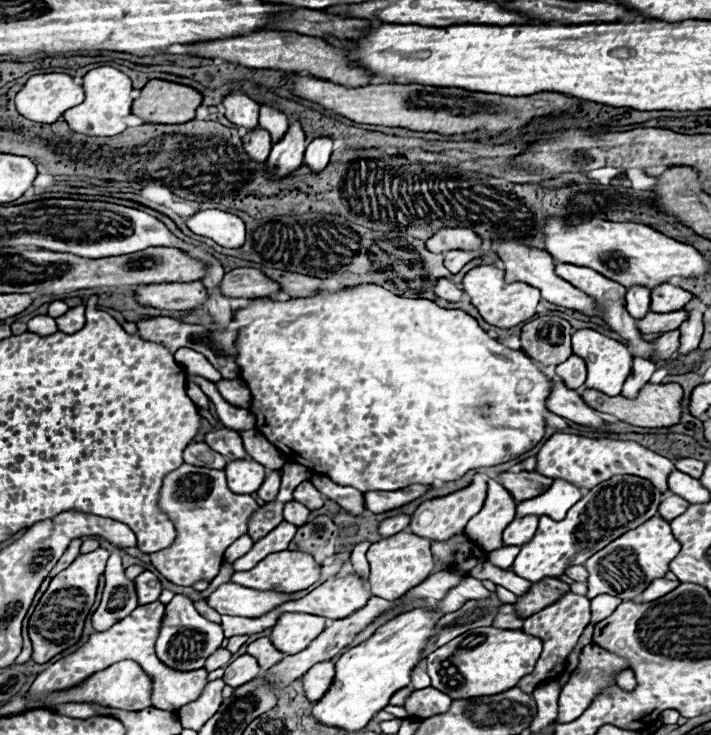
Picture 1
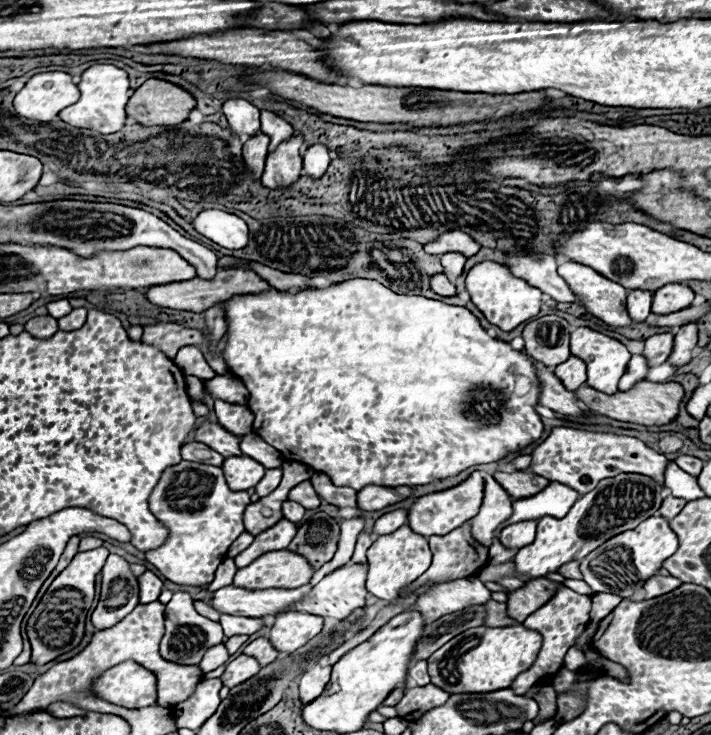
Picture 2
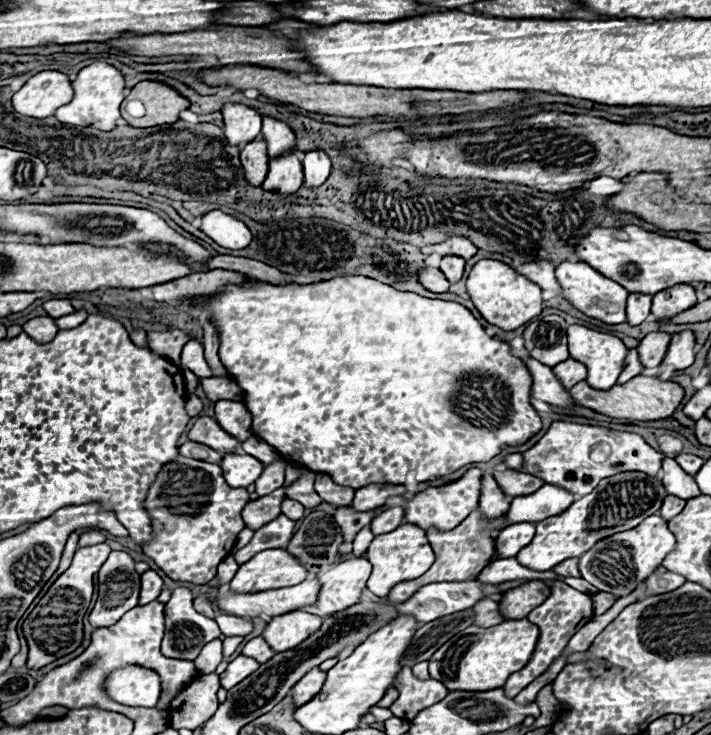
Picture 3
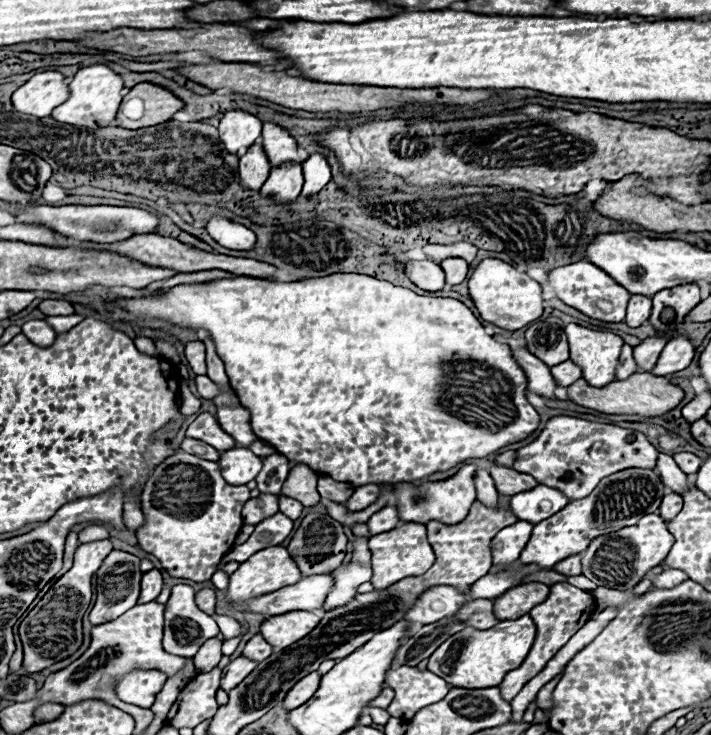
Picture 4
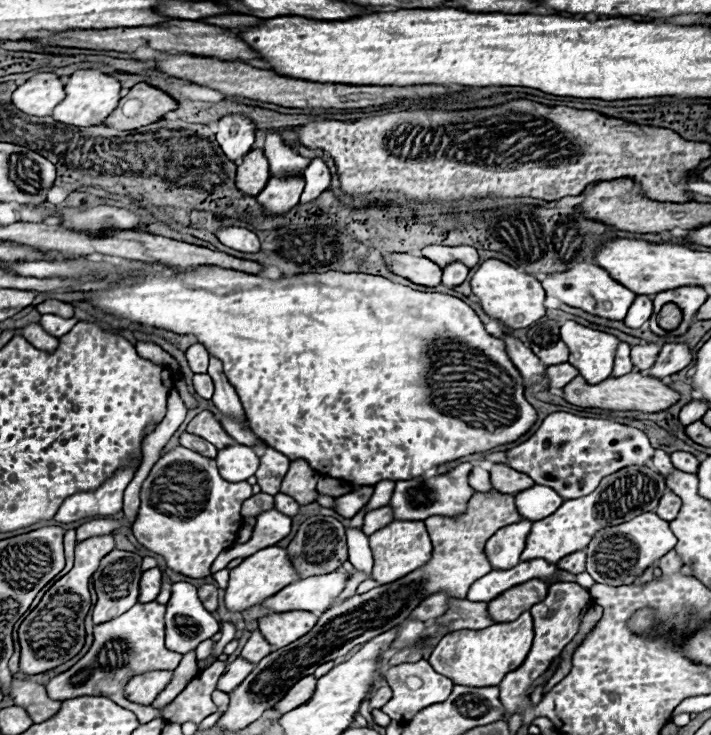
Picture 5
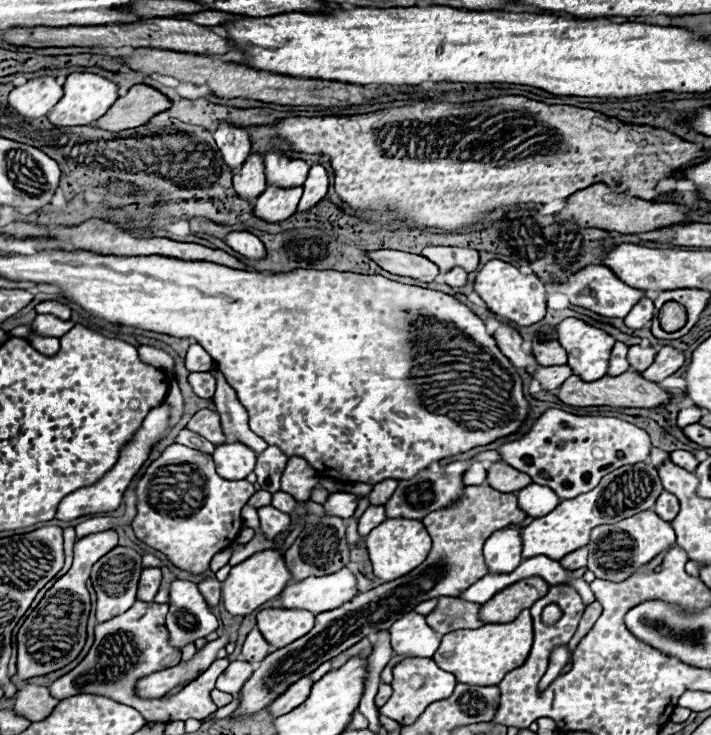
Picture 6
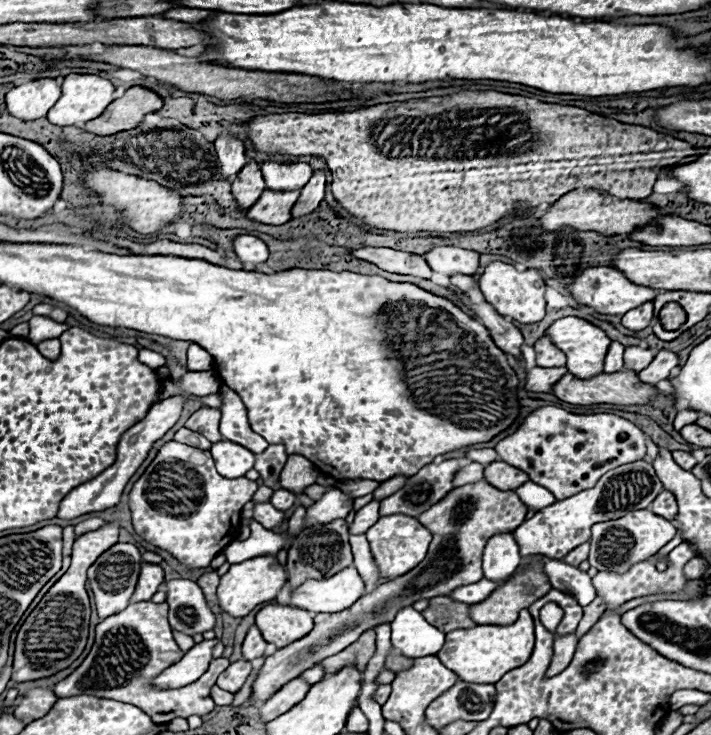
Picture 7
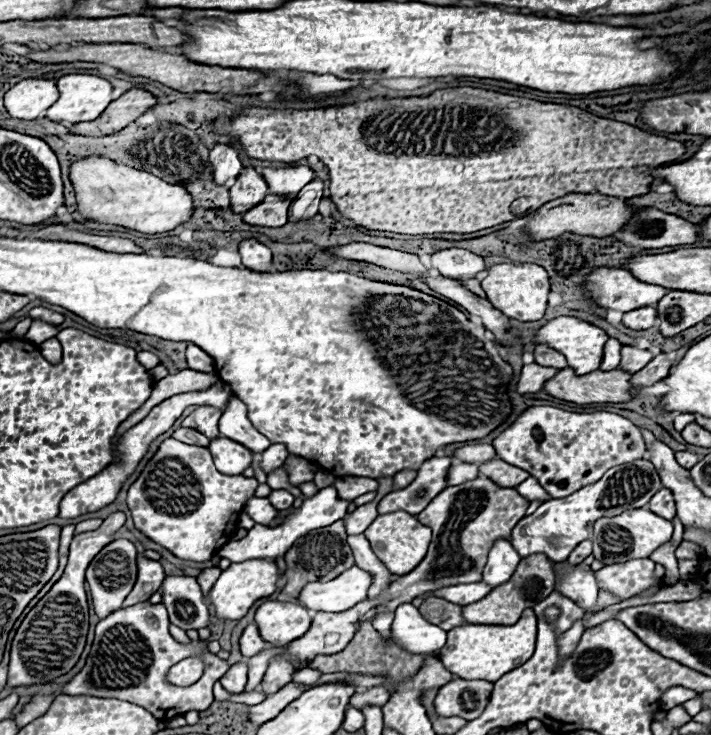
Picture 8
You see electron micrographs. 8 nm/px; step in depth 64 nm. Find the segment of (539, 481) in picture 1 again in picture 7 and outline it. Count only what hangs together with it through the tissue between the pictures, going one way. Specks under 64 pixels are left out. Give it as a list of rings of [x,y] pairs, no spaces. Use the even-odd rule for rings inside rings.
[[[496,460],[488,466],[484,466],[484,478],[500,490],[516,490],[520,484],[524,484],[528,480],[528,474],[510,464]]]

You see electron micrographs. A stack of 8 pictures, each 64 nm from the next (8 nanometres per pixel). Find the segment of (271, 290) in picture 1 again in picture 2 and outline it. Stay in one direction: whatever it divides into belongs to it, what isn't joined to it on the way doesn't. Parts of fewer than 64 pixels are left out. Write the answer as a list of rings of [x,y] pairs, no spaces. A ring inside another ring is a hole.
[[[220,268],[218,274],[212,280],[204,280],[204,278],[192,278],[192,280],[182,280],[178,284],[158,284],[156,288],[146,288],[146,298],[156,304],[156,306],[164,306],[164,308],[172,308],[172,310],[186,310],[186,312],[204,312],[210,306],[228,300],[234,294],[250,294],[250,292],[260,292],[260,290],[268,290],[270,284],[266,280],[262,280],[260,276],[256,276],[256,272],[252,270],[224,270]]]

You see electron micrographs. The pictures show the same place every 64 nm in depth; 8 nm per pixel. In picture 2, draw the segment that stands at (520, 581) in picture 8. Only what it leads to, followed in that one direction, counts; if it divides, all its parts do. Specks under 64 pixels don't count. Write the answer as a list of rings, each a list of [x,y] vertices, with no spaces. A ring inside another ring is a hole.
[[[536,578],[528,580],[522,588],[508,592],[508,616],[514,618],[516,622],[524,622],[536,608],[544,606],[550,598],[552,592],[556,590],[556,582],[546,580],[546,578]]]

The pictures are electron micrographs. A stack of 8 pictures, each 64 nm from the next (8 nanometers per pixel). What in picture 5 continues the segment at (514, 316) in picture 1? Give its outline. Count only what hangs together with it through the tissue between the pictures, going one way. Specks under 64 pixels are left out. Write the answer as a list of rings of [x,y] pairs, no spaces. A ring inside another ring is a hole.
[[[496,258],[486,260],[478,268],[478,272],[472,276],[470,284],[472,284],[472,292],[480,298],[484,312],[492,318],[498,318],[502,324],[506,324],[512,330],[528,328],[546,314],[546,308],[544,308],[546,294],[544,294],[542,284],[534,276],[520,272],[518,268],[502,260],[496,260]]]

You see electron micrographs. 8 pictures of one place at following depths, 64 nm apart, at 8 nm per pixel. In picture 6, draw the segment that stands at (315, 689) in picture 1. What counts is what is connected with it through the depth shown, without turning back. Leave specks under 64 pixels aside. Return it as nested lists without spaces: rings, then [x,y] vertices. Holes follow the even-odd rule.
[[[308,676],[301,678],[290,685],[285,692],[282,692],[282,696],[278,696],[274,702],[270,702],[266,710],[268,710],[270,716],[274,716],[274,718],[276,718],[276,716],[282,716],[284,712],[290,712],[292,708],[300,706],[300,704],[308,698],[312,684],[314,684],[314,682]]]

